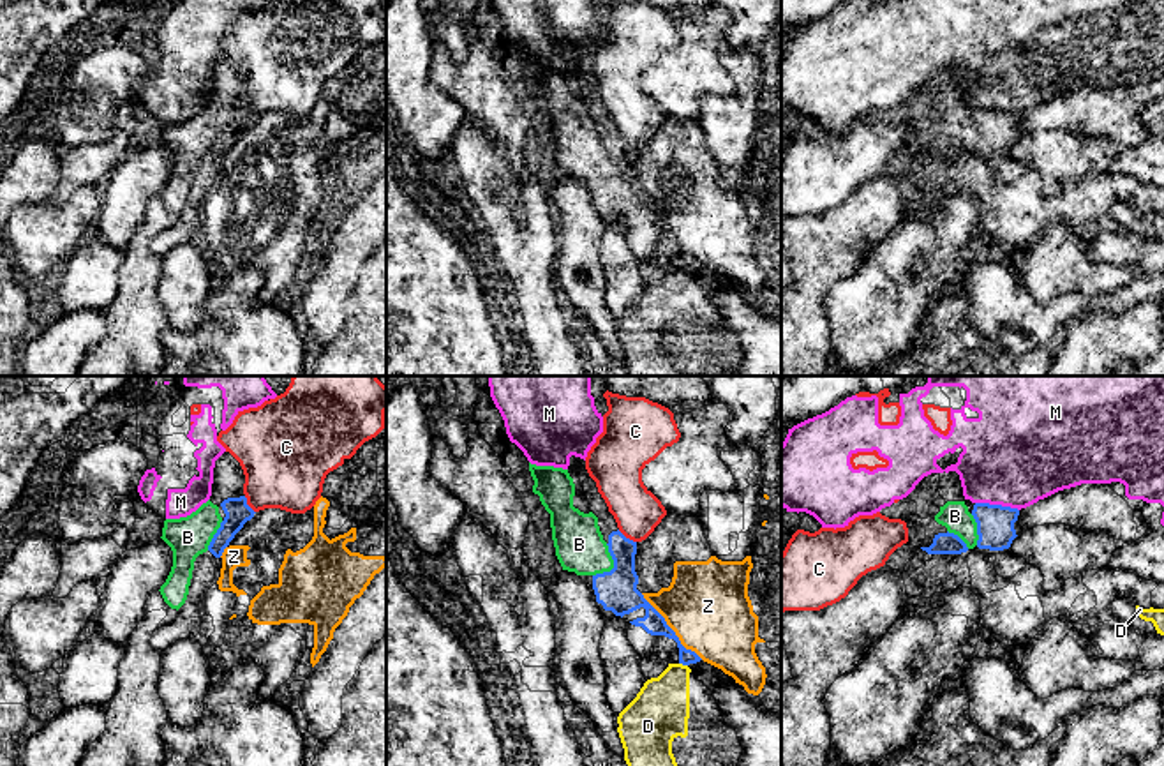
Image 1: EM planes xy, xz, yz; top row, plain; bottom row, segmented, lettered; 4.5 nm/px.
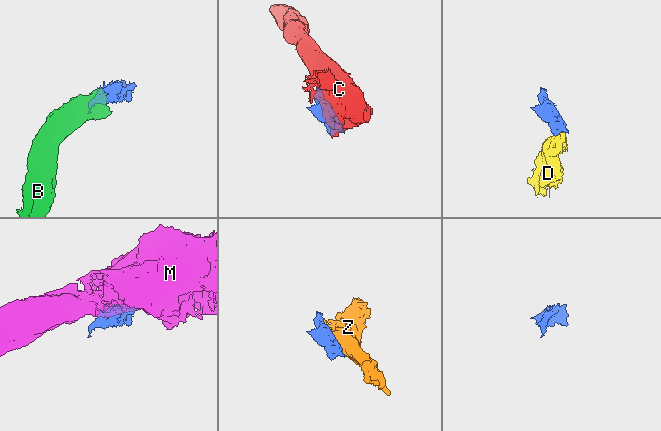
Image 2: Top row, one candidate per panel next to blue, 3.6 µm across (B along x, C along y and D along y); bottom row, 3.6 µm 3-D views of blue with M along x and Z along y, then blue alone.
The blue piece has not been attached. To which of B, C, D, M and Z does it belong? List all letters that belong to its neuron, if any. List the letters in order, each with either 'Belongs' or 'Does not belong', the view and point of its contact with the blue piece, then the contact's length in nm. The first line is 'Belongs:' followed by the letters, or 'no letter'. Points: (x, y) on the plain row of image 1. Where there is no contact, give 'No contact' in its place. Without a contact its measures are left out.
Belongs: B
B: Belongs. Touches blue at xz (614, 170). Shared border 170 nm
C: Does not belong. Touches blue at xz (625, 142). Shared border 110 nm
D: Does not belong. Touches blue at xz (683, 269). Shared border 40 nm
M: Does not belong. Touches blue at yz (997, 110). Shared border 200 nm
Z: Does not belong. Touches blue at xz (671, 233). Shared border 420 nm

